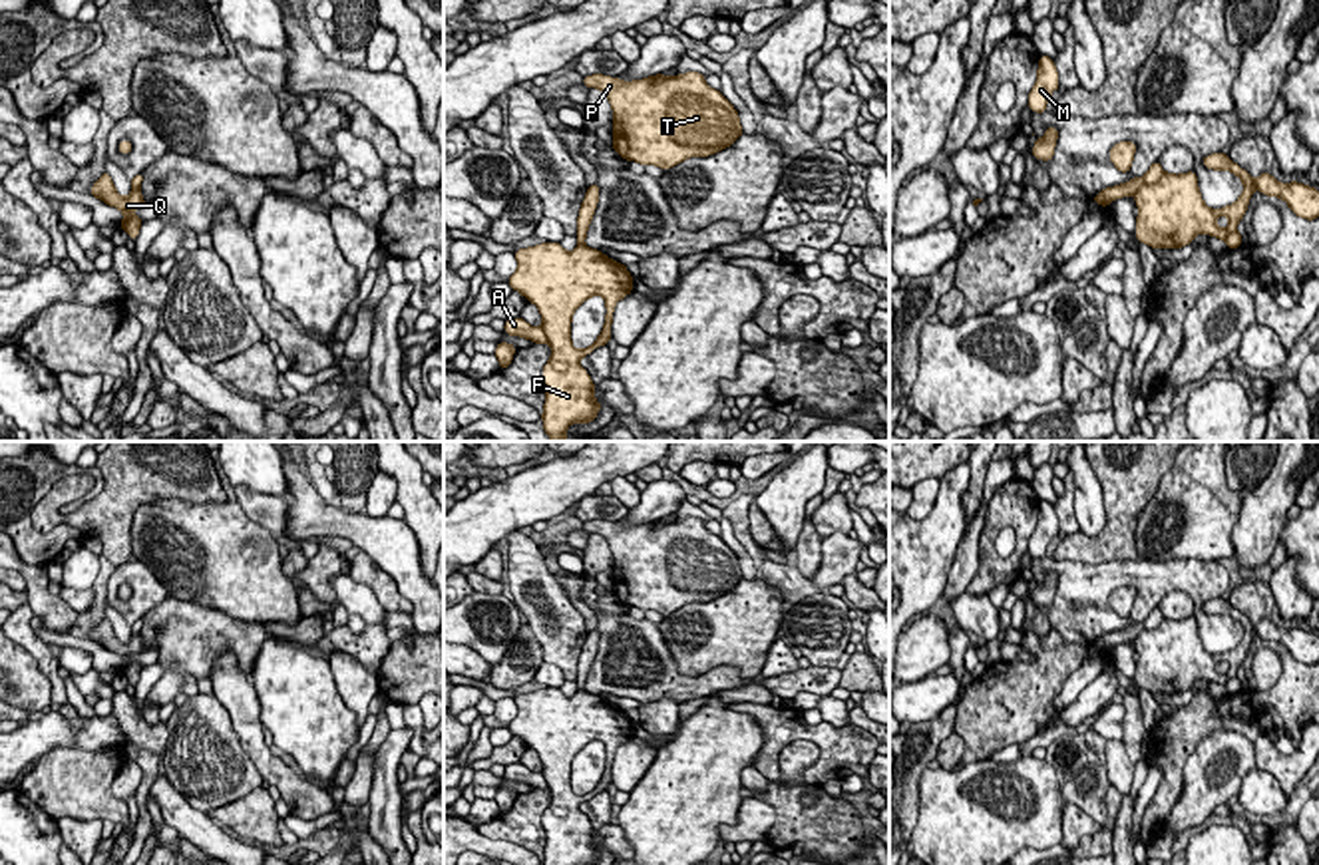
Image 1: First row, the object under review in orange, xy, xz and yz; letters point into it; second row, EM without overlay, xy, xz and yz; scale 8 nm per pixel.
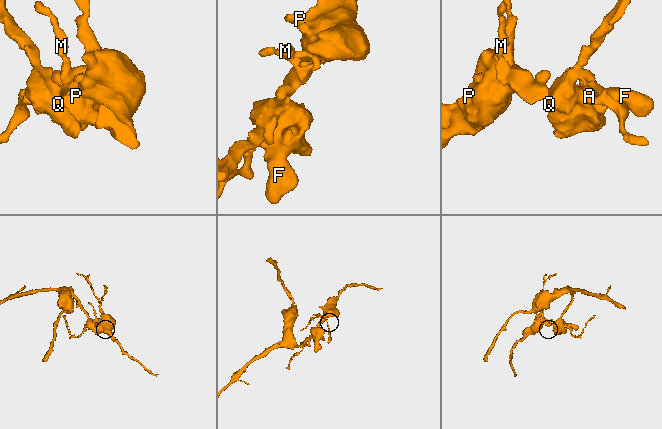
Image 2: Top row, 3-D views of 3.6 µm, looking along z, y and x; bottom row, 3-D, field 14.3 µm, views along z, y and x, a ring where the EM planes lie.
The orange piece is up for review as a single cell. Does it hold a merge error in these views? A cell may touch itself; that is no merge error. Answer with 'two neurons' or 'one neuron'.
two neurons

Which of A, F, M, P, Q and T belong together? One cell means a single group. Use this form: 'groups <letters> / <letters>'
groups A M P T / F Q

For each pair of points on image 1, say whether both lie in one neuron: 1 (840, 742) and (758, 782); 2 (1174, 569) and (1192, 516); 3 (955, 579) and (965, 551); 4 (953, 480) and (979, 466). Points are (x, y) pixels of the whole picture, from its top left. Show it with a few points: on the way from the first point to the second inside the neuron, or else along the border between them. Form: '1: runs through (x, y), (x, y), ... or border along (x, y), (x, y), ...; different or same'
1: border along (753, 766), (768, 780); different
2: border along (1138, 557), (1152, 561), (1218, 561); different
3: runs through (961, 573), (965, 557); same
4: border along (967, 462), (965, 516); different

